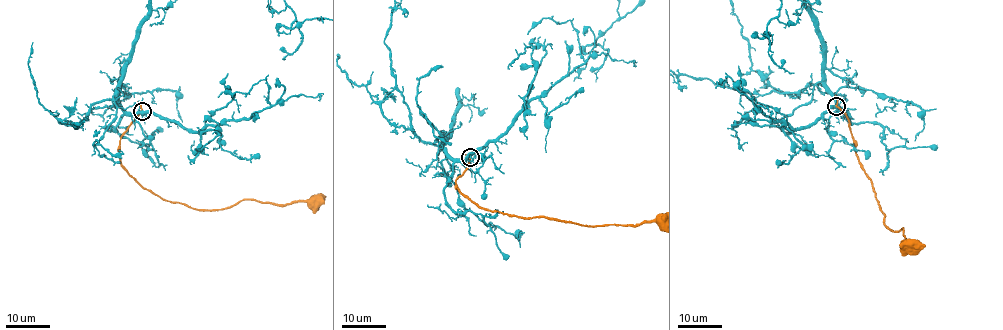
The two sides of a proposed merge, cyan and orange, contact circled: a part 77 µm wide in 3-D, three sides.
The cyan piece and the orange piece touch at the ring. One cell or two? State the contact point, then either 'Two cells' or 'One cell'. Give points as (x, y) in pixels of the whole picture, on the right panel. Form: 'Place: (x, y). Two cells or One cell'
Place: (836, 106). Two cells

